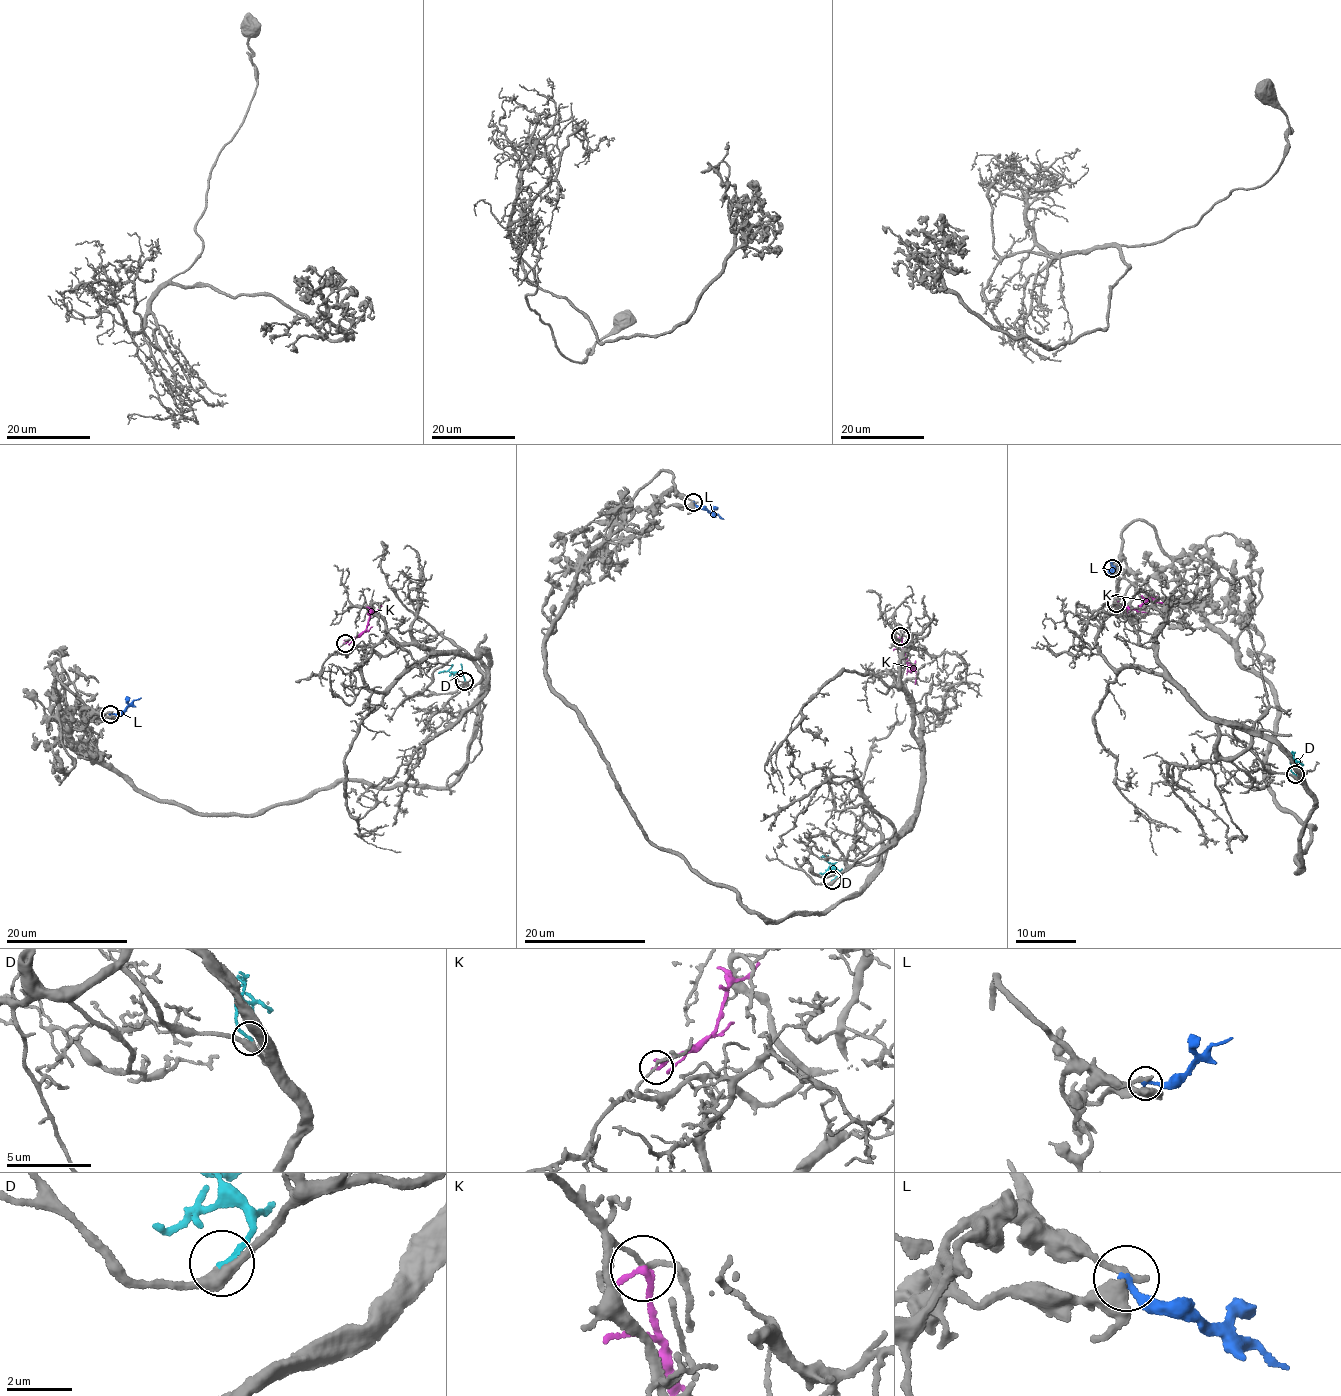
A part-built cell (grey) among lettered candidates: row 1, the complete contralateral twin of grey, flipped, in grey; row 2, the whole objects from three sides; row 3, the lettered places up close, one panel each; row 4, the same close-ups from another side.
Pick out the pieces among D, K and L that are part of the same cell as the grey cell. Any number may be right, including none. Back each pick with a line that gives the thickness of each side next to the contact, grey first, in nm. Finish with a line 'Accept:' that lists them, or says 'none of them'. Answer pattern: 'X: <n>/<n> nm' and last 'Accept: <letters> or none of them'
D: 340/170 nm
Accept: D

